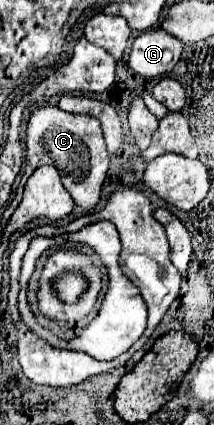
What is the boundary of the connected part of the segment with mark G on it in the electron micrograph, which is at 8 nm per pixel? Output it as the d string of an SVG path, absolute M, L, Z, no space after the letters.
M149 29L133 39L129 67L147 79L169 73L183 51L183 43L163 29Z

